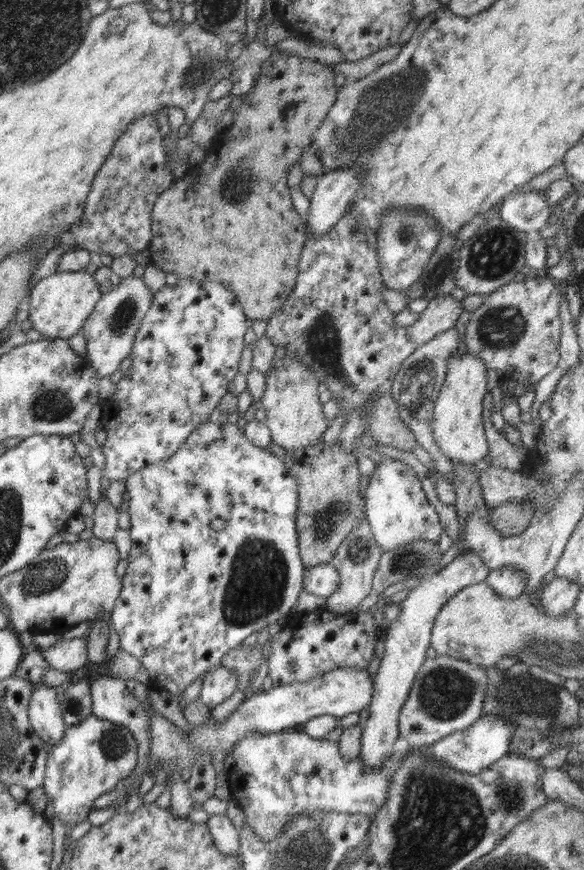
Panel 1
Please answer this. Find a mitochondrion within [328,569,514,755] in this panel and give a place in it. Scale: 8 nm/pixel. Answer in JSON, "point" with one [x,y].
{"point":[445,693]}

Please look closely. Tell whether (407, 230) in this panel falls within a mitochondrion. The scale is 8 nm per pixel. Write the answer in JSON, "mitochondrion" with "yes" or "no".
{"mitochondrion":"yes"}

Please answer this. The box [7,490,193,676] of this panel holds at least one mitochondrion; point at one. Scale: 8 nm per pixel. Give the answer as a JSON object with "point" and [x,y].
{"point":[48,575]}

